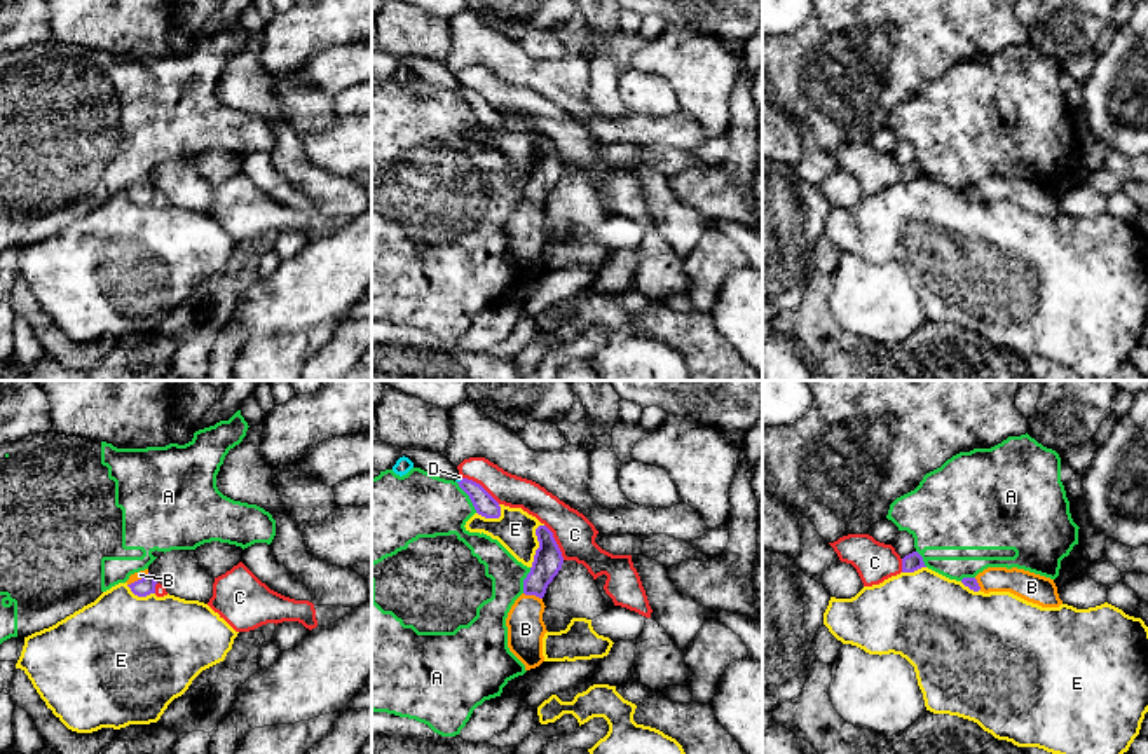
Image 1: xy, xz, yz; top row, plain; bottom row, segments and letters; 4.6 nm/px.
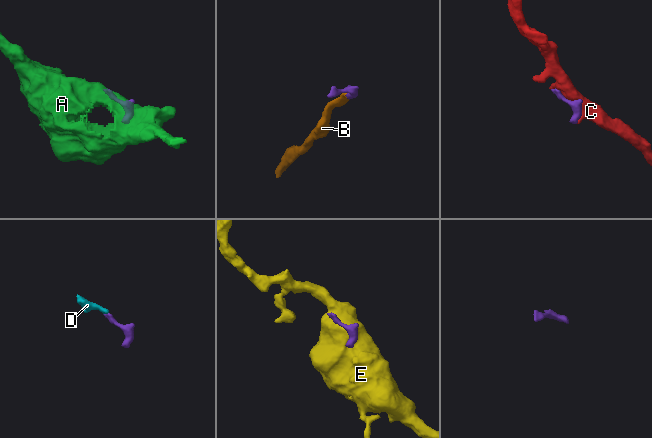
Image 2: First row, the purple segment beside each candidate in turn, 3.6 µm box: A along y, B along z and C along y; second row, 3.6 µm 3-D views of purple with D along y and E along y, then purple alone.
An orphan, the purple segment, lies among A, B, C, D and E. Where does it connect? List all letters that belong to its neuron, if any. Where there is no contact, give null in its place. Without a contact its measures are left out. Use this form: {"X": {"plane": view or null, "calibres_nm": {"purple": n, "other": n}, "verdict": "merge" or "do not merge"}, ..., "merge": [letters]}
{"A": {"plane": "xz", "calibres_nm": {"purple": 100, "other": 300}, "verdict": "do not merge"}, "B": {"plane": "xz", "calibres_nm": {"purple": 130, "other": 180}, "verdict": "merge"}, "C": {"plane": "xz", "calibres_nm": {"purple": 100, "other": 150}, "verdict": "do not merge"}, "D": {"plane": "xz", "calibres_nm": {"purple": 100, "other": 20}, "verdict": "do not merge"}, "E": {"plane": "xz", "calibres_nm": {"purple": 130, "other": 190}, "verdict": "do not merge"}, "merge": ["B"]}

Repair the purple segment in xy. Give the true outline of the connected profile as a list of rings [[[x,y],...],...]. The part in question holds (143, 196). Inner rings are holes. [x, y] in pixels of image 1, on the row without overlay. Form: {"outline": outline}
{"outline": [[[148,178],[134,182],[126,190],[131,201],[138,206],[147,206],[150,202],[155,202],[155,187],[148,182]]]}

